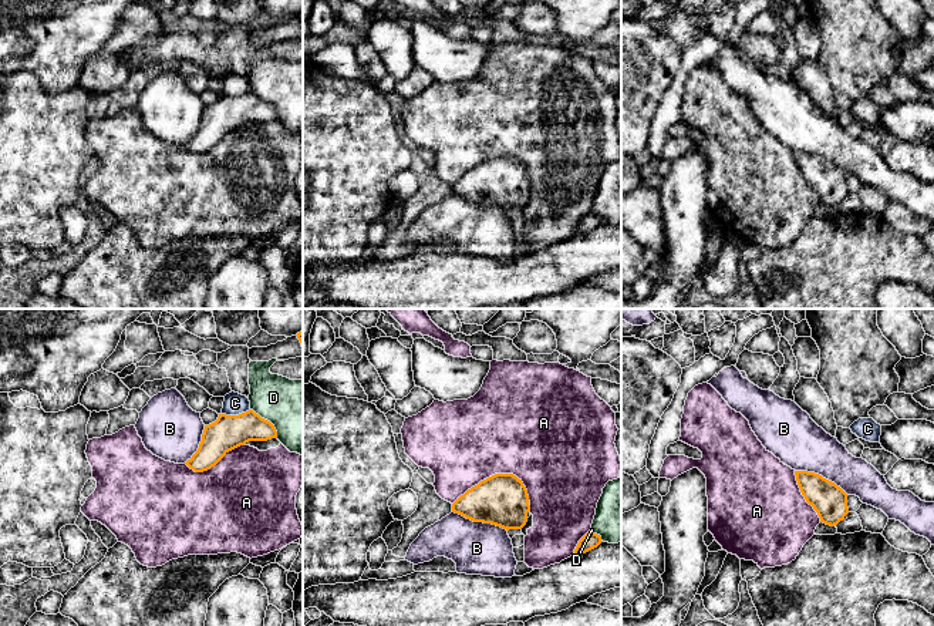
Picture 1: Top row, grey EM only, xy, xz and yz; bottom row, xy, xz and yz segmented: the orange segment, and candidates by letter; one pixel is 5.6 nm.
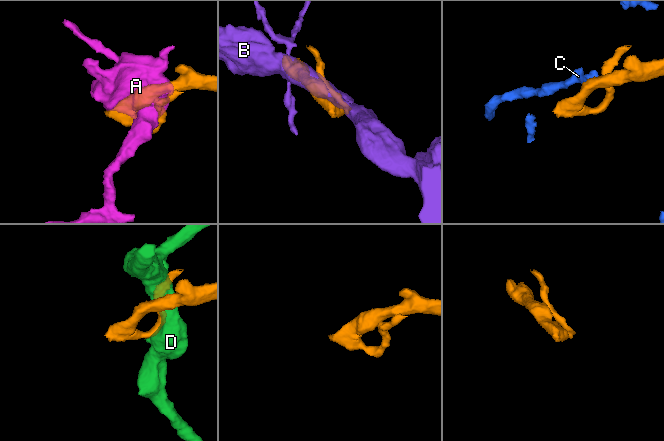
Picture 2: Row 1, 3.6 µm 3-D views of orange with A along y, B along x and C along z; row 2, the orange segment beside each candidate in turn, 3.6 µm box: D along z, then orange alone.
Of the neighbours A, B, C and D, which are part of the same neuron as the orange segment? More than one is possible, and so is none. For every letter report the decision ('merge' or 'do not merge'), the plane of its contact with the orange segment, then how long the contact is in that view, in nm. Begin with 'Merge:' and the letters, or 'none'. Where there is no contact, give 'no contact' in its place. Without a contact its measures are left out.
Merge: none
A: do not merge; meets orange in xz; contact 440 nm long
B: do not merge; meets orange in xz; contact 340 nm long
C: do not merge; meets orange in xy; contact 170 nm long
D: do not merge; meets orange in xy; contact 220 nm long

